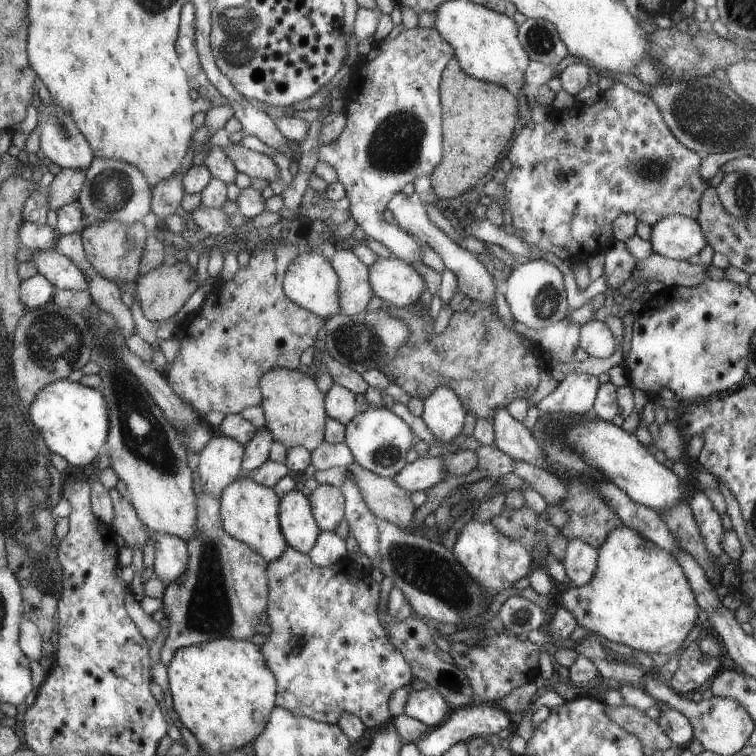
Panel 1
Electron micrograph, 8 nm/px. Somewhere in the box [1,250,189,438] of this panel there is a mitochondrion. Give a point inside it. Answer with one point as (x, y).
(55, 340)

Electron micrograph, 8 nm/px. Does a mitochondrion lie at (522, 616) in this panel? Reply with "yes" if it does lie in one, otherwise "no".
yes

